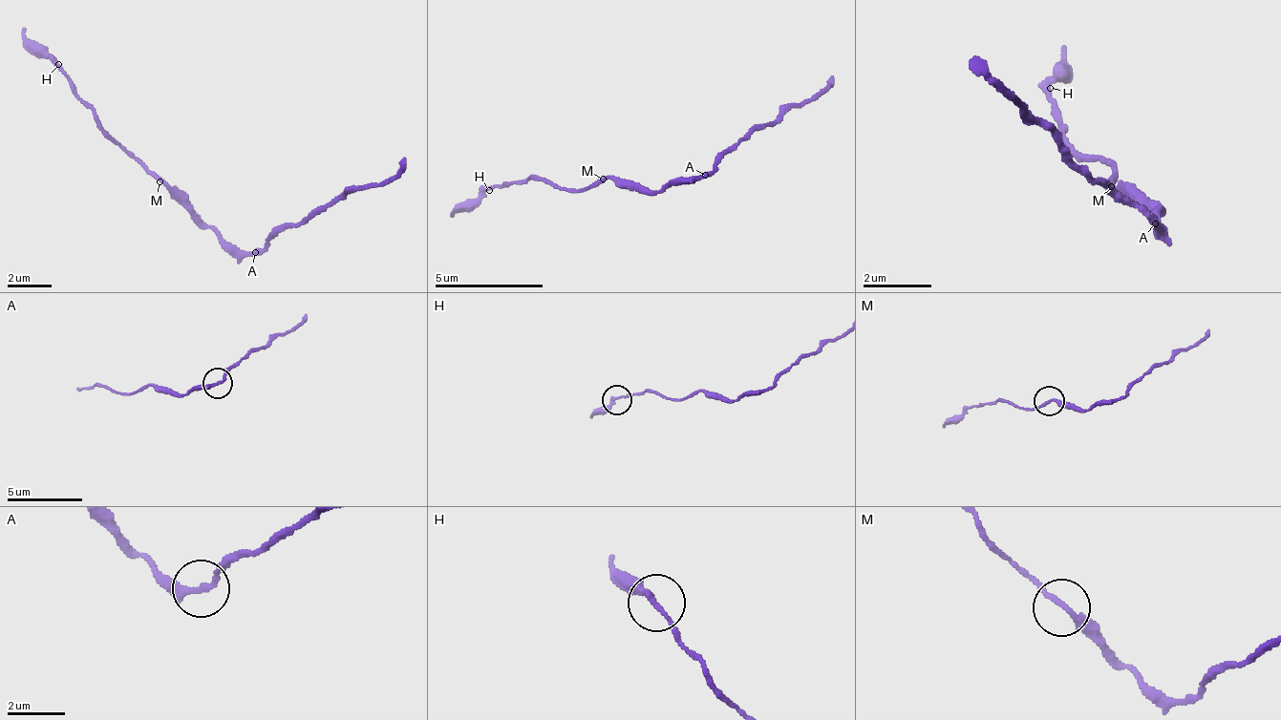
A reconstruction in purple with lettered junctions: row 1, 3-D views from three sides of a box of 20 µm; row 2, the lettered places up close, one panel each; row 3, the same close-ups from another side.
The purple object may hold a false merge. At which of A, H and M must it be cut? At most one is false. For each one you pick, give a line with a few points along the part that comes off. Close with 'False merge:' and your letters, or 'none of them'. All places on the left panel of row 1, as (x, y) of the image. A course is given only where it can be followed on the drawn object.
False merge: none of them

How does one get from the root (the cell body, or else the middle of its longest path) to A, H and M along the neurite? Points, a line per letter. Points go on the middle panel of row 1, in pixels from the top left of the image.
A: (644, 193), (661, 192), (667, 185), (695, 180), (701, 173), (707, 173)
H: (644, 193), (608, 177), (573, 193), (532, 179), (507, 188), (501, 184), (489, 190)
M: (644, 193), (608, 177), (603, 179)

